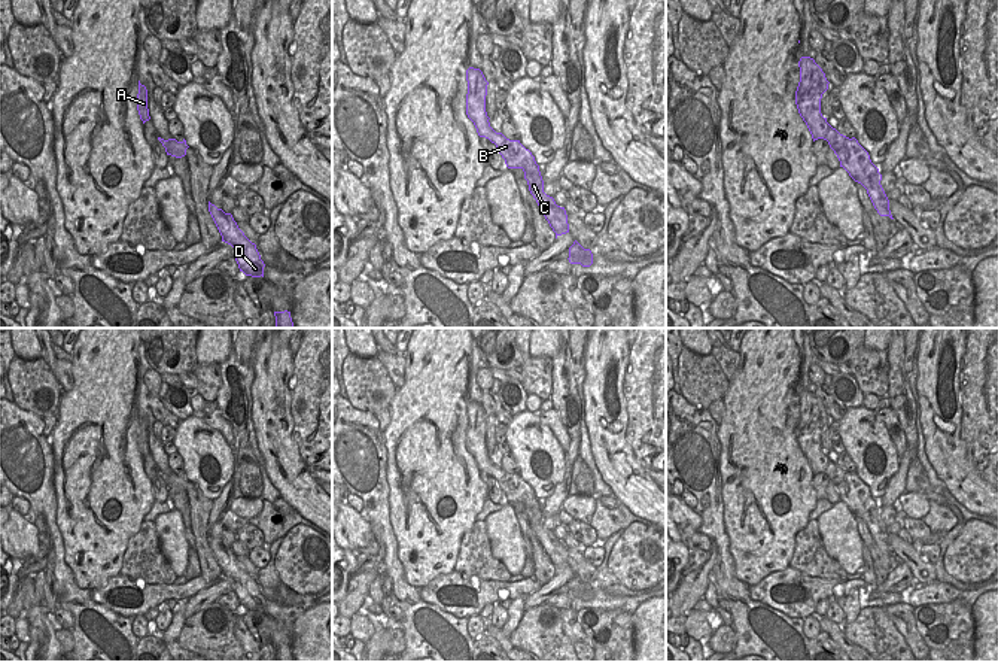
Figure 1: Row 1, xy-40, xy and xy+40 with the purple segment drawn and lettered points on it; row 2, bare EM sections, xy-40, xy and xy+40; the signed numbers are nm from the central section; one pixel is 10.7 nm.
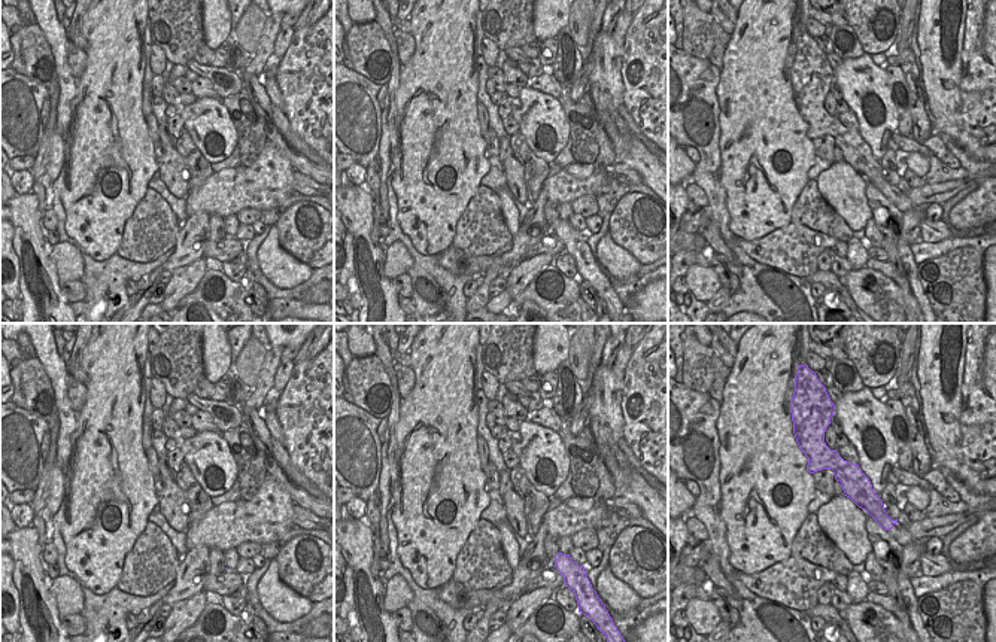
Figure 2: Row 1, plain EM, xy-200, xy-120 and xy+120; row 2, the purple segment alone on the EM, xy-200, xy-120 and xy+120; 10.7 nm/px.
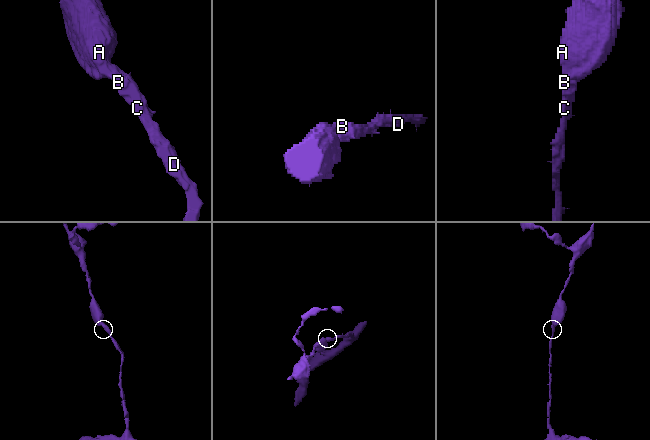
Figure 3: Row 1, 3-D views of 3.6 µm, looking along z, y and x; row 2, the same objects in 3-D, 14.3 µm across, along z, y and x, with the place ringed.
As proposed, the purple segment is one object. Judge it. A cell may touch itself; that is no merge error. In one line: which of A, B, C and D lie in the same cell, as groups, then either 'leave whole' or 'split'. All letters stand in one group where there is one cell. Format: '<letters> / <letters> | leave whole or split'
A B C D | leave whole

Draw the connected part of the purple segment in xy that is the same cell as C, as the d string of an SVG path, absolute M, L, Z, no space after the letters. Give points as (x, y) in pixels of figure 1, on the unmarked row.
M469 401L466 404L466 414L466 449L474 456L478 470L486 471L496 479L508 502L521 502L524 505L529 525L556 567L556 573L569 567L566 544L565 541L557 540L554 532L544 526L544 514L532 486L526 483L520 474L509 474L502 467L496 467L490 461L490 452L486 446L489 416L486 414L483 406L480 403Z

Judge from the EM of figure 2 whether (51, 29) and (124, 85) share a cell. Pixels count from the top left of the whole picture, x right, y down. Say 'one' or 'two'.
two

